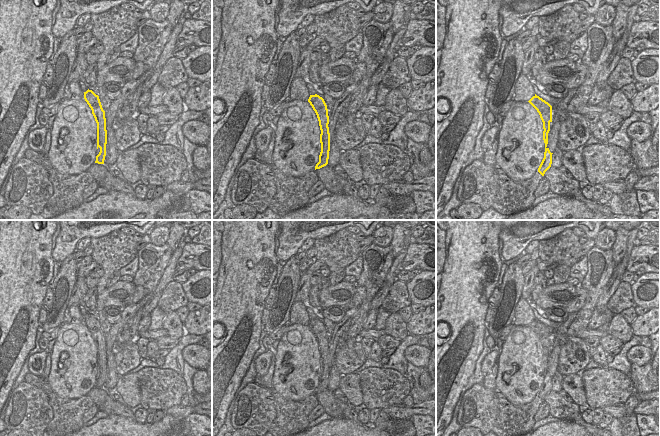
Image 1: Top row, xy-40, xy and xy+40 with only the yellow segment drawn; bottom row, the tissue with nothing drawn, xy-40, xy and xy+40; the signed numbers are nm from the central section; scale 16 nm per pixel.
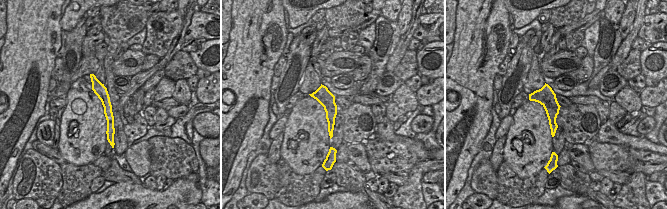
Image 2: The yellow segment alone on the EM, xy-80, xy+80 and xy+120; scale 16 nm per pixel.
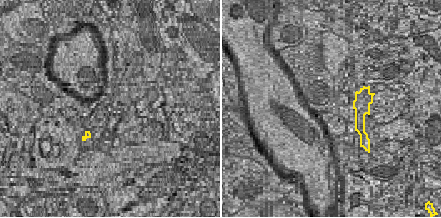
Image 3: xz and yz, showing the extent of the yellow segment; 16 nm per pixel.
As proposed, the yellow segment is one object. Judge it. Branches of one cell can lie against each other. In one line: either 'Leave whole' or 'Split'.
Leave whole

